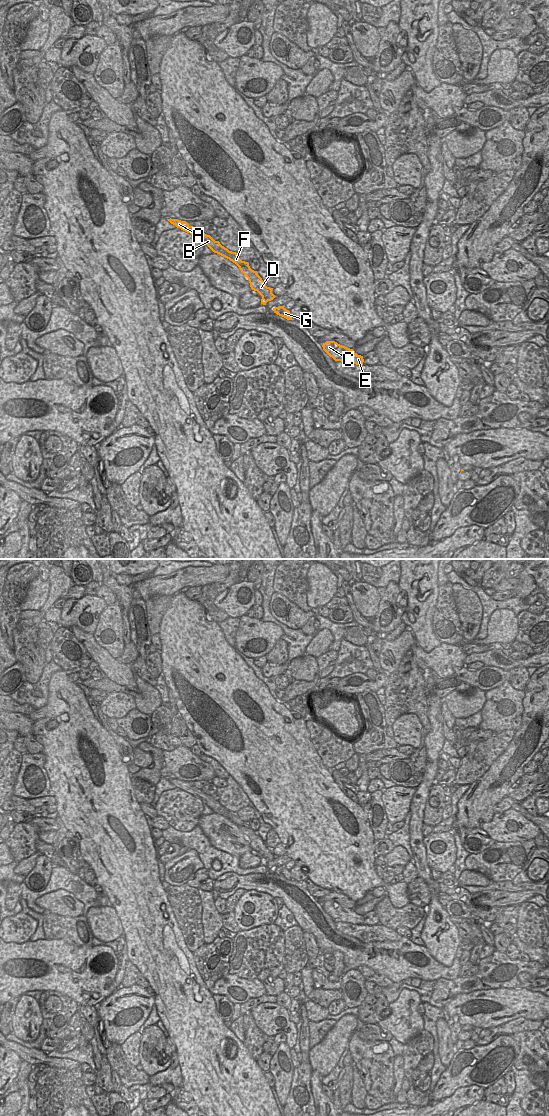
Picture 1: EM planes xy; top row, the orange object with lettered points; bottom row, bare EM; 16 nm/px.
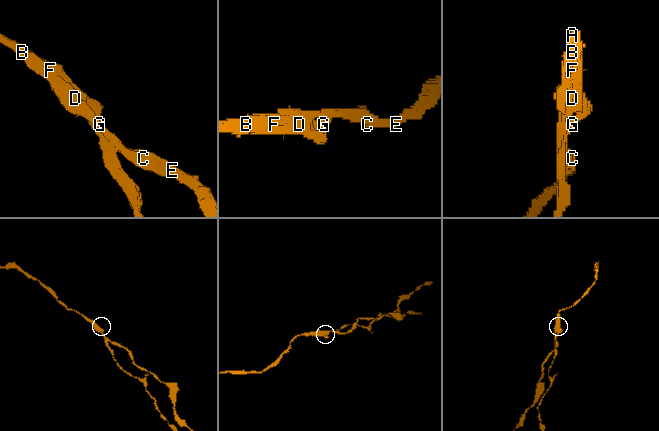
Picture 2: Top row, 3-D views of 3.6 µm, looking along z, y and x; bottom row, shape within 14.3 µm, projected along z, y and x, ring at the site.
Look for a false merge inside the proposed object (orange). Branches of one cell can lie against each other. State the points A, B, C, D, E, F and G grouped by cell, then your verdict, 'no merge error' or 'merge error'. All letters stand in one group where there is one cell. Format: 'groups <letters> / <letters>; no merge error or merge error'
groups A B C D E / F G; merge error

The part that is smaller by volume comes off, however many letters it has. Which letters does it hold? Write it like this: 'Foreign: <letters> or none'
Foreign: F, G

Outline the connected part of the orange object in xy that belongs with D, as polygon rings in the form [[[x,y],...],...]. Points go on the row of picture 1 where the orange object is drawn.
[[[243,266],[238,267],[241,272],[248,278],[251,289],[257,291],[265,299],[263,305],[266,305],[268,301],[271,301],[275,298],[275,295],[272,293],[272,290],[270,290],[266,286],[265,282],[257,274],[257,271]]]

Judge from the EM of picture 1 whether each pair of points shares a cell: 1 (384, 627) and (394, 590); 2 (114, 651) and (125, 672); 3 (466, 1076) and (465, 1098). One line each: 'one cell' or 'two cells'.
1: one cell
2: two cells
3: two cells

